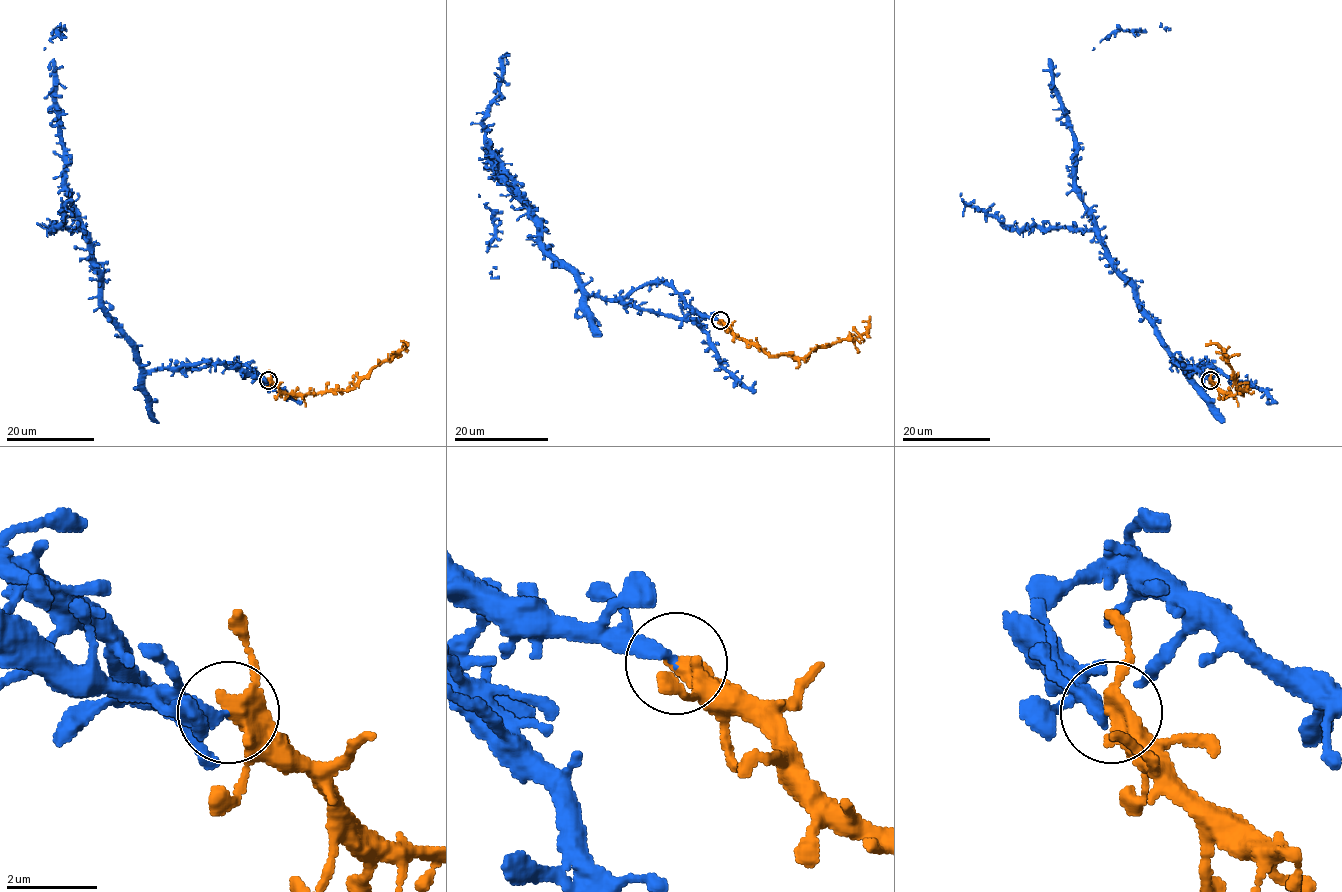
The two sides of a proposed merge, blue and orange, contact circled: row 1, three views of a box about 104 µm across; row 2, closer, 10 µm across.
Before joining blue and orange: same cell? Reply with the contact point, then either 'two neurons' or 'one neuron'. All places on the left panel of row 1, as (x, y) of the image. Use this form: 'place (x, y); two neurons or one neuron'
place (268, 380); one neuron

